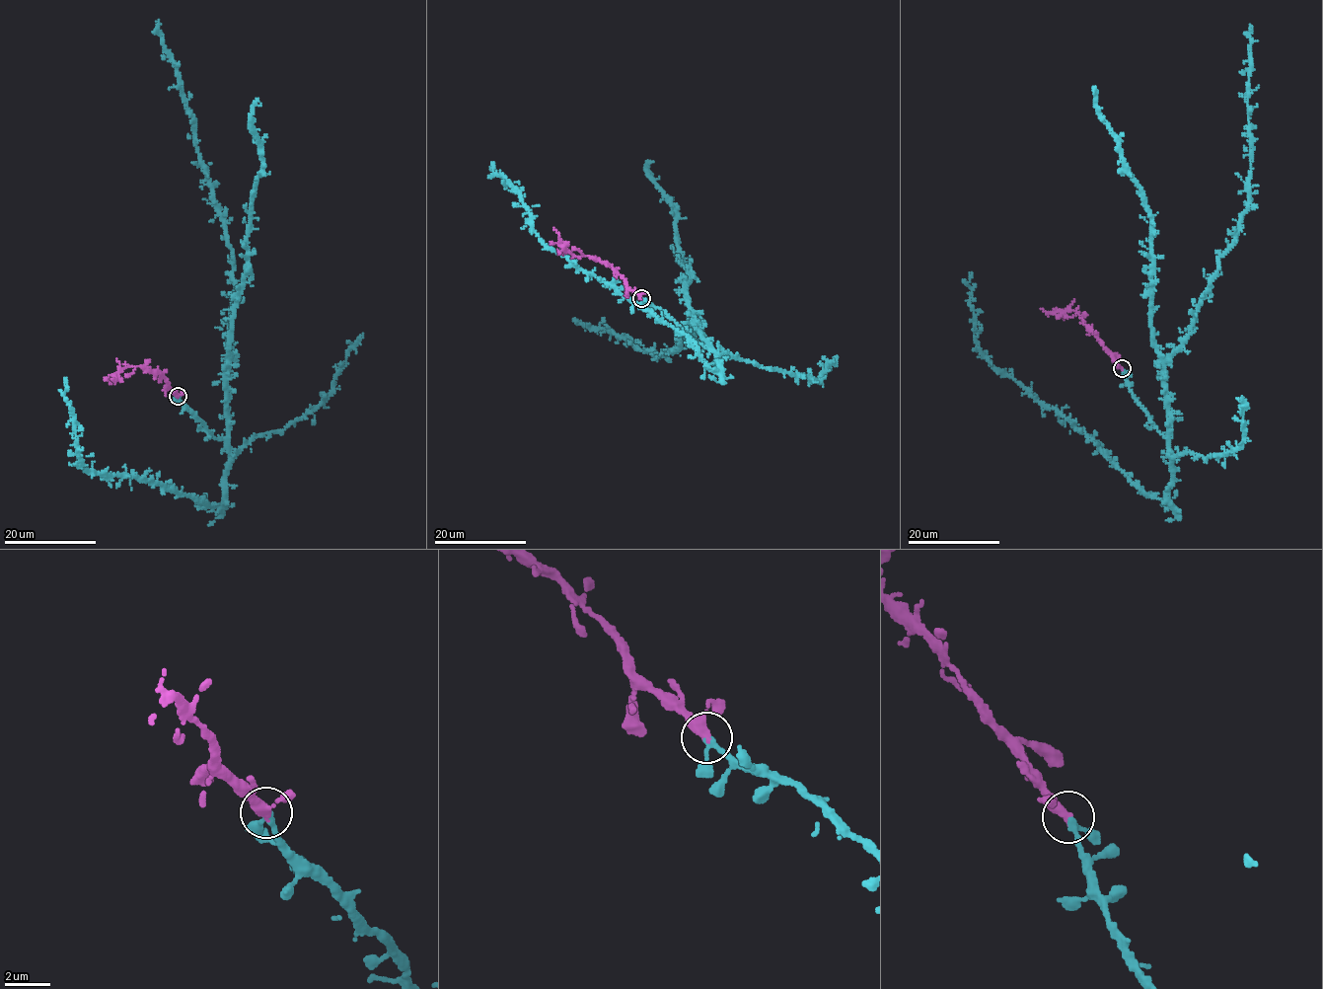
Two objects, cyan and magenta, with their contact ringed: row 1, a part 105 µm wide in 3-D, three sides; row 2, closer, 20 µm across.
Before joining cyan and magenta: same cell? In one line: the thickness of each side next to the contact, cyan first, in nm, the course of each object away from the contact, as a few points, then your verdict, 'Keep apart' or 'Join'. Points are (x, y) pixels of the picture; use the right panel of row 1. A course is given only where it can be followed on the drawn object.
Thickness 240 nm (cyan) against 320 nm. Course of cyan: (1122, 368), (1130, 392), (1167, 437), (1165, 361), (1187, 335), (1248, 203), (1250, 25). Course of magenta: (1122, 368), (1076, 311), (1046, 312), (1041, 308). Join

